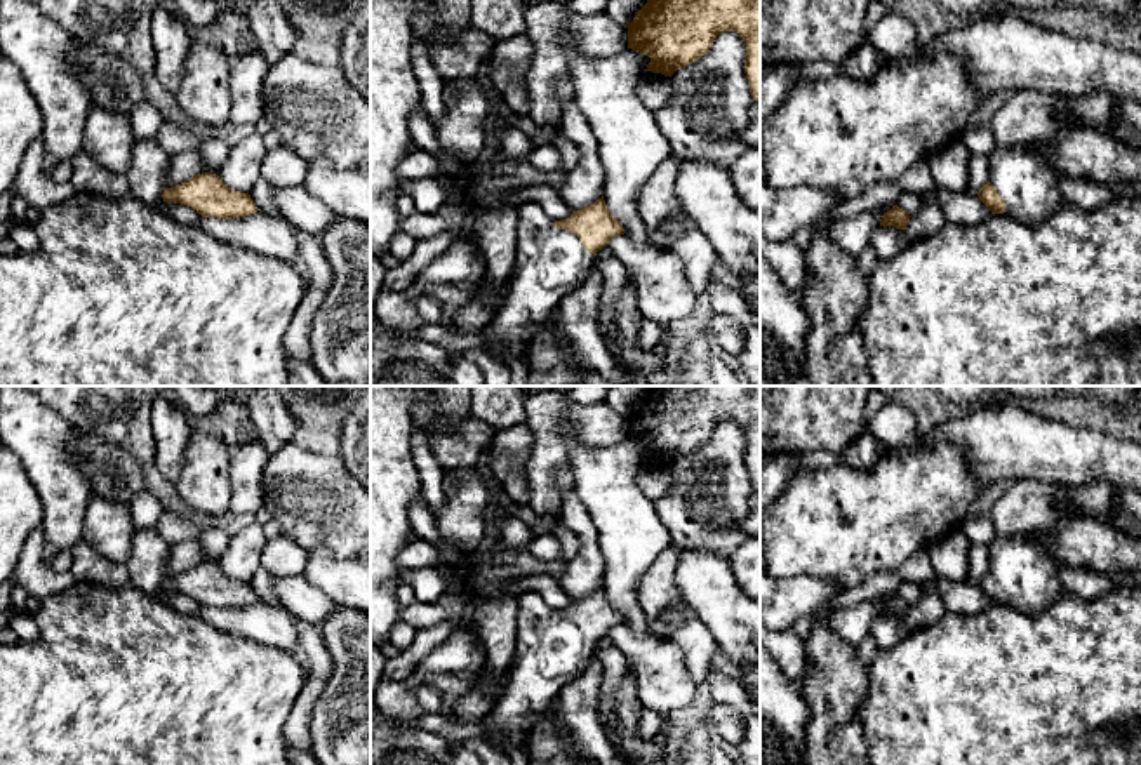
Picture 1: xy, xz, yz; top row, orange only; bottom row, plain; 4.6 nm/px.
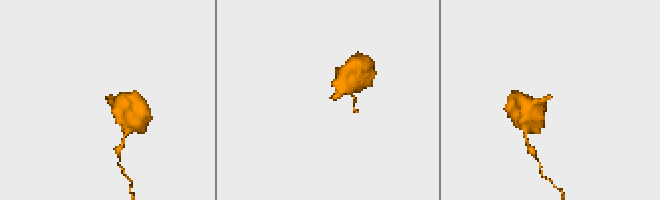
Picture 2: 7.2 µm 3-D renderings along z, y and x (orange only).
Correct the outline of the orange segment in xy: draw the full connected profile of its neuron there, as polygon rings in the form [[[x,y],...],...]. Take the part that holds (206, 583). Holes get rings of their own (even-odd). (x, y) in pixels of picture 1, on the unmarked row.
[[[137,529],[127,562],[129,582],[151,598],[174,591],[197,600],[202,607],[247,607],[257,602],[249,582],[230,579],[217,563],[204,562],[177,575],[165,575],[165,562],[172,544],[155,529]]]

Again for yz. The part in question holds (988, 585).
[[[997,536],[988,544],[988,570],[978,582],[993,603],[1007,603],[1035,615],[1056,602],[1064,591],[1058,563],[1047,549],[1031,537]]]

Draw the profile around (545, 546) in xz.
[[[551,532],[534,536],[525,549],[543,562],[564,562],[560,542]]]

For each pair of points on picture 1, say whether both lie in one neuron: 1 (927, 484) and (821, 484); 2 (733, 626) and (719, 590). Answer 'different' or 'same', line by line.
1: same
2: same

